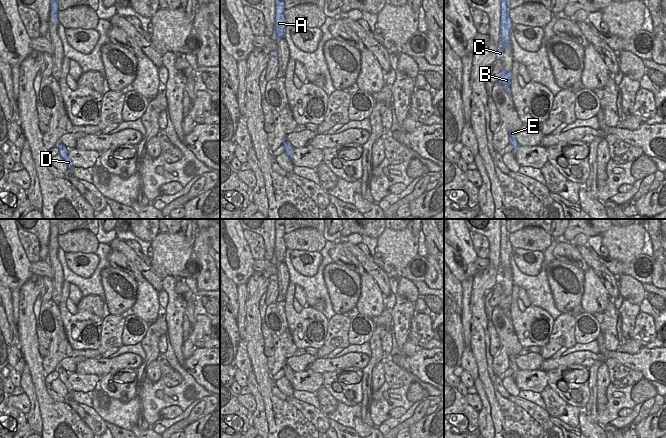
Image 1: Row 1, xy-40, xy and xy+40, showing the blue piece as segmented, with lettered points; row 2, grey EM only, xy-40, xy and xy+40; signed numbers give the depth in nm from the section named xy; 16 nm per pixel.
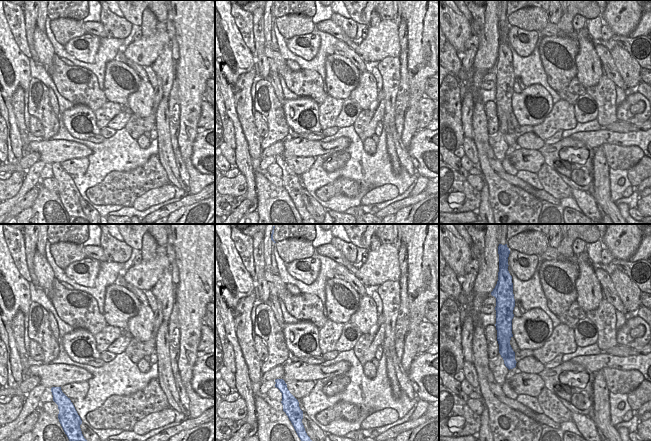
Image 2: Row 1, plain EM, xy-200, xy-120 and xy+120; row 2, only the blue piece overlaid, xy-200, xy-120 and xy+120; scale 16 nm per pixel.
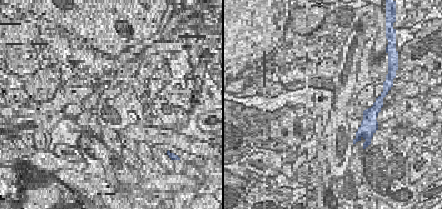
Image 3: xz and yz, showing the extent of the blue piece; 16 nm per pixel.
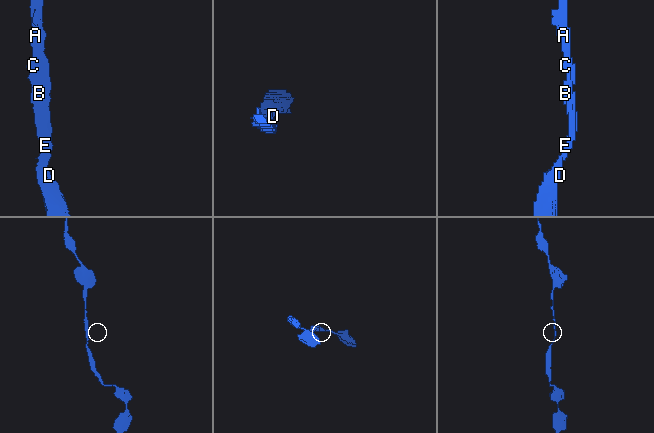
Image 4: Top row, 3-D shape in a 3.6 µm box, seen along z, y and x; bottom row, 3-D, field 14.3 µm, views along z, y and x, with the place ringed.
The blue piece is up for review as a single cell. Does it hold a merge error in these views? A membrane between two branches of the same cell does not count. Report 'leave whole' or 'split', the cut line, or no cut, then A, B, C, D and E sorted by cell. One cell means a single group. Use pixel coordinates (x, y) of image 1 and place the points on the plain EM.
leave whole | no cut | A B C D E

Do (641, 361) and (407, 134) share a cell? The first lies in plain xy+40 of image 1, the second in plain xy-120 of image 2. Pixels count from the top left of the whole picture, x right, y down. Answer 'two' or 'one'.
two

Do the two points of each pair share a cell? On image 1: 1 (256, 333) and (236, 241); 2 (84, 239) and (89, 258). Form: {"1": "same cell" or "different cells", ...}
{"1": "different cells", "2": "different cells"}

